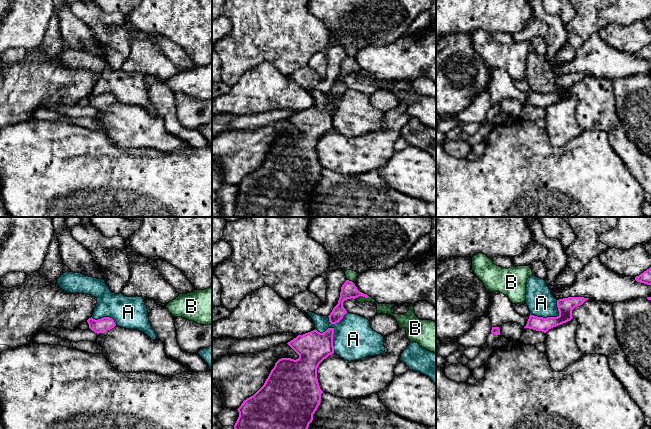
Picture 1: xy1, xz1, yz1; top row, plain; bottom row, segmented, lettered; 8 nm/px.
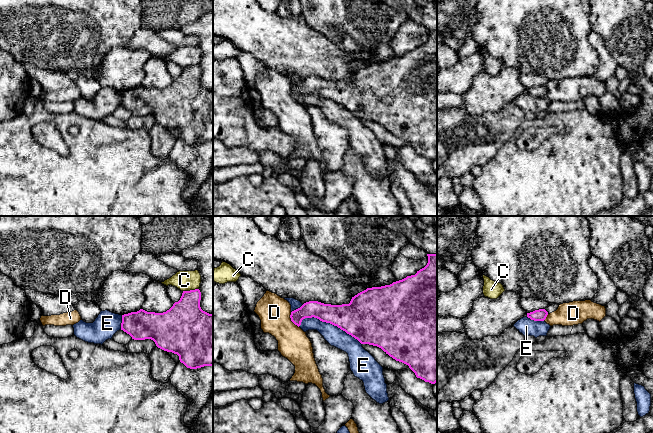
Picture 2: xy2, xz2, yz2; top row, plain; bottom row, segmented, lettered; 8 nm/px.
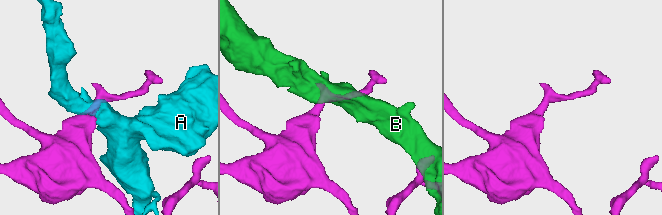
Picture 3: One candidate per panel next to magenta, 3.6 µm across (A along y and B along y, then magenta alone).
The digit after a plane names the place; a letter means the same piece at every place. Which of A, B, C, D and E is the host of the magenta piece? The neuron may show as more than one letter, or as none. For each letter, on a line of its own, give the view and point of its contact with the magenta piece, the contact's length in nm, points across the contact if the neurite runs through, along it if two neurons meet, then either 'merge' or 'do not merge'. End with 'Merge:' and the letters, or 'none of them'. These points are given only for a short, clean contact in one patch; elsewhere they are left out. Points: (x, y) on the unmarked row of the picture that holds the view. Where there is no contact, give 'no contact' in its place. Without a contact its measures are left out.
A: meets magenta in yz1 at (551, 93); contact 260 nm long; border along yz1 (557, 76), (558, 90), (556, 92), (537, 93), (530, 90); do not merge
B: meets magenta in xz1 at (361, 71); contact 120 nm long; border along xz1 (368, 72), (357, 72), (354, 74); do not merge
C: meets magenta in xy2 at (190, 66); contact 130 nm long; do not merge
D: meets magenta in xz2 at (291, 96); contact 140 nm long; border along xz2 (290, 88), (290, 95), (298, 103); do not merge
E: meets magenta in xz2 at (329, 98); contact 550 nm long; do not merge
Merge: none of them

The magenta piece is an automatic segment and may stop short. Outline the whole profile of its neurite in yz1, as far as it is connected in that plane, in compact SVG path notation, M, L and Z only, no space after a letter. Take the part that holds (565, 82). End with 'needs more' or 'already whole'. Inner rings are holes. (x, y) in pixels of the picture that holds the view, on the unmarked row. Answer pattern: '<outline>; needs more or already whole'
M568 73L557 76L557 83L559 91L557 93L537 93L529 92L527 100L524 104L542 107L546 109L549 105L570 97L572 93L572 86L582 81L589 74L584 73Z; already whole

